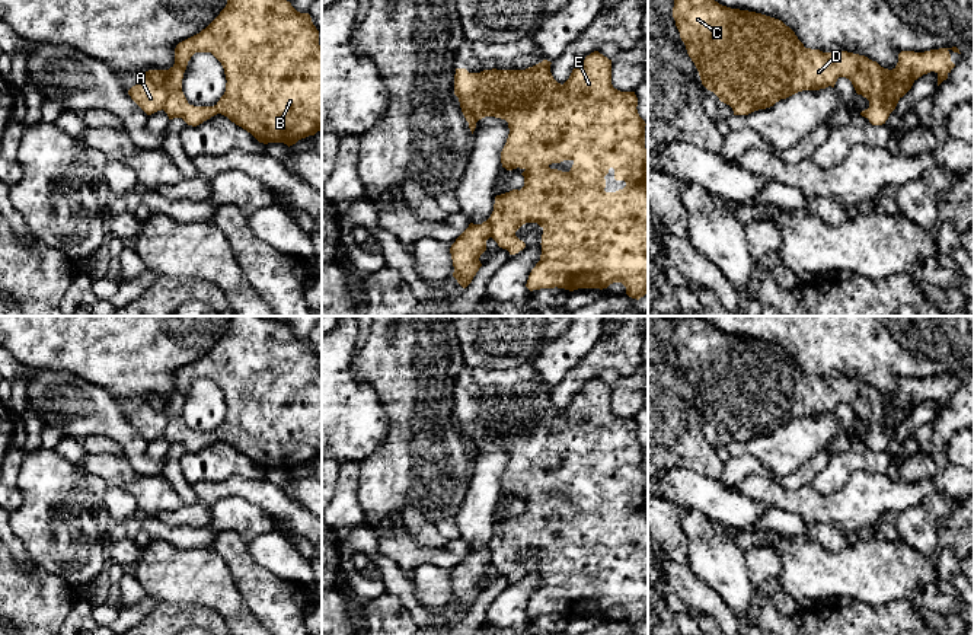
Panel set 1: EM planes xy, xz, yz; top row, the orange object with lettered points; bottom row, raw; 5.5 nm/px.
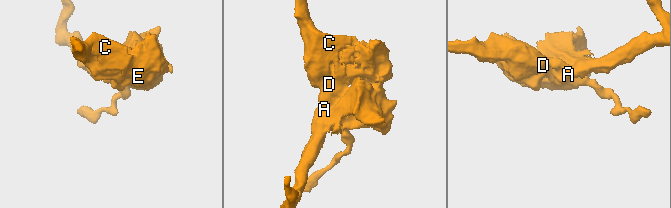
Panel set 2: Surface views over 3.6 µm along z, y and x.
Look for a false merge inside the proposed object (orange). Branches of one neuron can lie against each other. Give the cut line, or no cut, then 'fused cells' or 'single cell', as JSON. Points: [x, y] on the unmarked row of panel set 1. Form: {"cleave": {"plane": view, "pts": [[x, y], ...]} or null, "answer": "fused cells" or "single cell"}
{"cleave": {"plane": "yz", "pts": [[913, 405], [904, 409], [893, 409], [881, 424]]}, "answer": "fused cells"}

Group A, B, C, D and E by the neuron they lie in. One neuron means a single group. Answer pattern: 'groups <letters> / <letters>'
groups A / B C D E

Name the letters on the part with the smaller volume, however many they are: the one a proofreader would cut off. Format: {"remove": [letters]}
{"remove": ["A"]}

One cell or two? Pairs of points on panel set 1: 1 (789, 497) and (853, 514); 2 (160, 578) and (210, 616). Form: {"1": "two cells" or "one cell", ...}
{"1": "one cell", "2": "two cells"}

